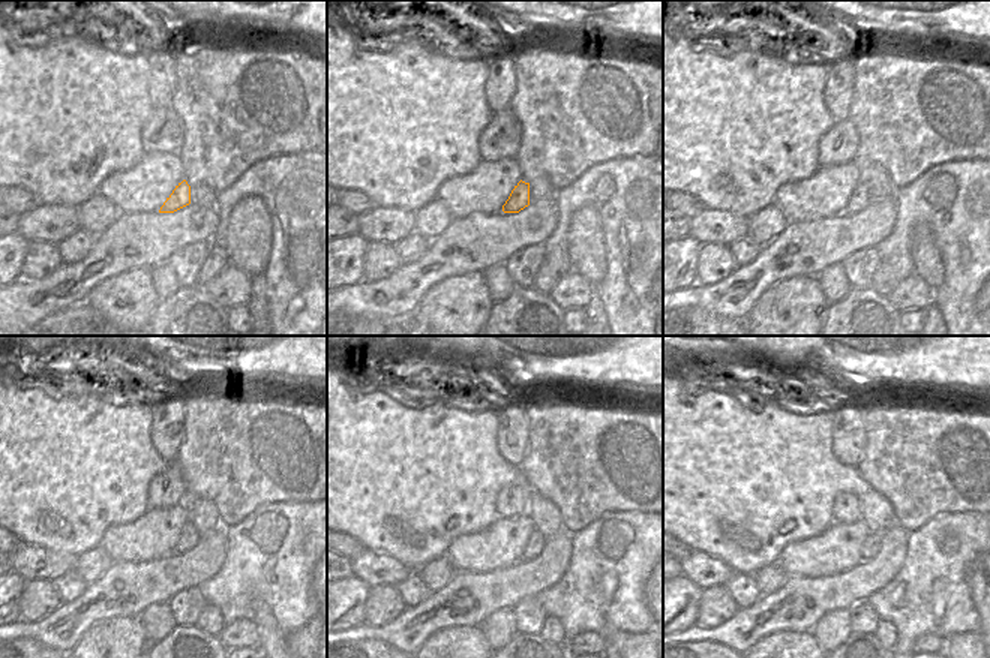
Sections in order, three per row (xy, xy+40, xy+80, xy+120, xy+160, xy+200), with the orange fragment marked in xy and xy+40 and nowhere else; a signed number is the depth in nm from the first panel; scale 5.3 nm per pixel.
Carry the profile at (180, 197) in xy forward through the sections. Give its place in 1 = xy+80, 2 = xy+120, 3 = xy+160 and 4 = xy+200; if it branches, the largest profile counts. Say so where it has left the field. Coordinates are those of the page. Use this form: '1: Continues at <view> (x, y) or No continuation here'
1: Continues at xy+80 (858, 200)
2: Continues at xy+120 (188, 538)
3: Continues at xy+160 (536, 543)
4: Continues at xy+200 (872, 544).

